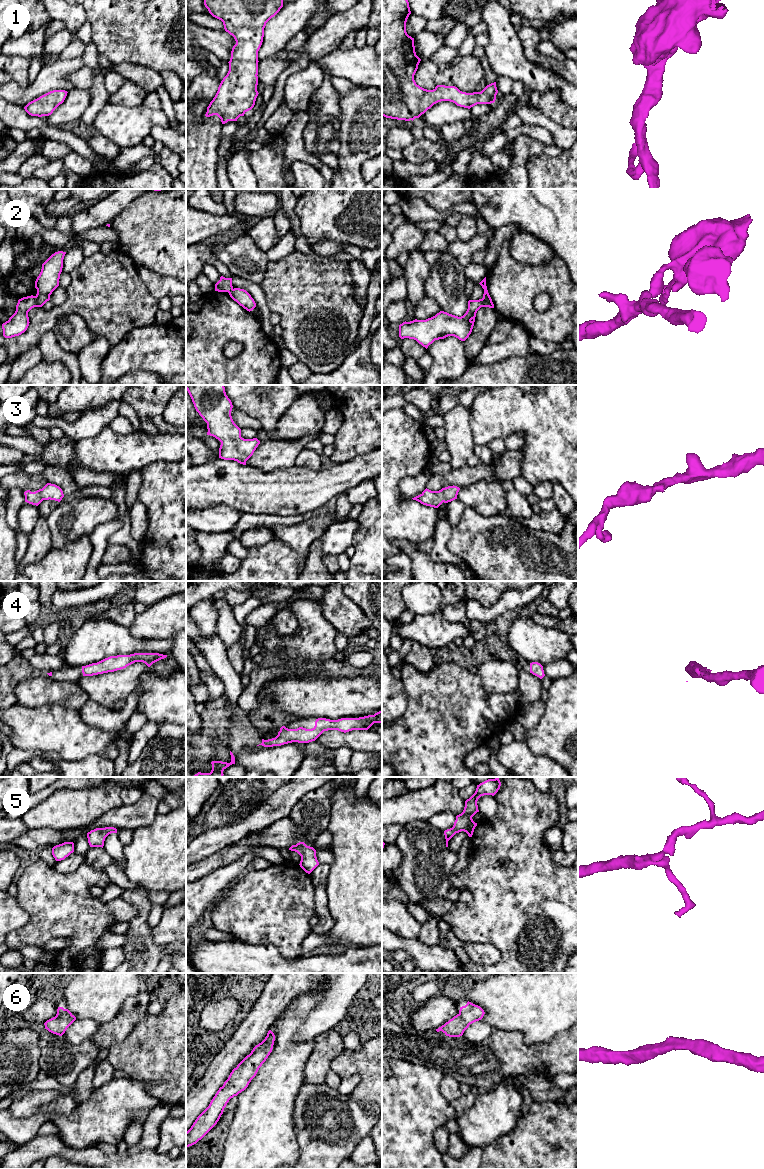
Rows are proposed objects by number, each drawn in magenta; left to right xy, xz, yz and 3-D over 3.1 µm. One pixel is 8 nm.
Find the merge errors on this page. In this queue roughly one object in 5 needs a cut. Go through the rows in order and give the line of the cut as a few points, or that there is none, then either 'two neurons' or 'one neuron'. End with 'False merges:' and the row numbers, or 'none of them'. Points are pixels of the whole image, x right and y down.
1: cut none; one neuron
2: cut xy (33, 296), (37, 306); two neurons
3: cut none; one neuron
4: cut none; one neuron
5: cut none; one neuron
6: cut none; one neuron
False merges: 2

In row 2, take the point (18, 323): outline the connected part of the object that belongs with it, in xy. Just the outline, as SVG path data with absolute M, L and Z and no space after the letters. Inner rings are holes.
M33 295L19 299L15 313L8 321L2 324L3 336L5 338L12 338L24 333L30 323L28 312L34 307L37 307L37 305Z

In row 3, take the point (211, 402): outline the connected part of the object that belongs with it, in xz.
M186 385L186 390L196 411L207 423L207 435L221 442L219 458L246 465L260 441L241 437L241 429L231 416L233 405L224 385Z

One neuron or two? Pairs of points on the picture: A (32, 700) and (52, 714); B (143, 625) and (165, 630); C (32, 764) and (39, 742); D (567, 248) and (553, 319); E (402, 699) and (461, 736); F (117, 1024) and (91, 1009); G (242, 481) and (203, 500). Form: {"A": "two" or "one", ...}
{"A": "two", "B": "one", "C": "two", "D": "two", "E": "two", "F": "two", "G": "one"}

